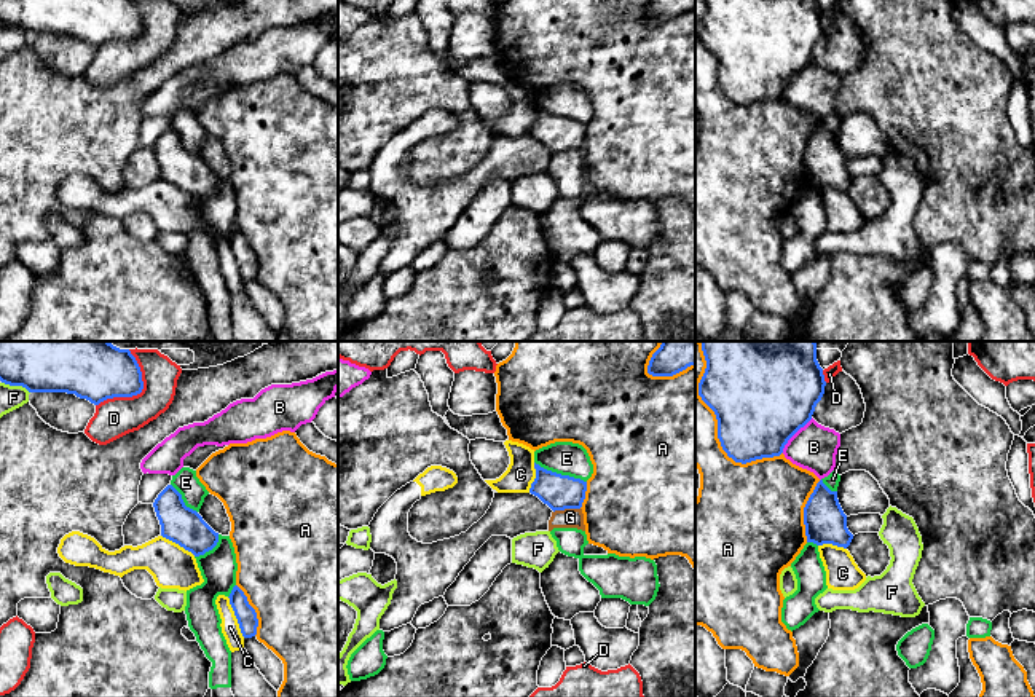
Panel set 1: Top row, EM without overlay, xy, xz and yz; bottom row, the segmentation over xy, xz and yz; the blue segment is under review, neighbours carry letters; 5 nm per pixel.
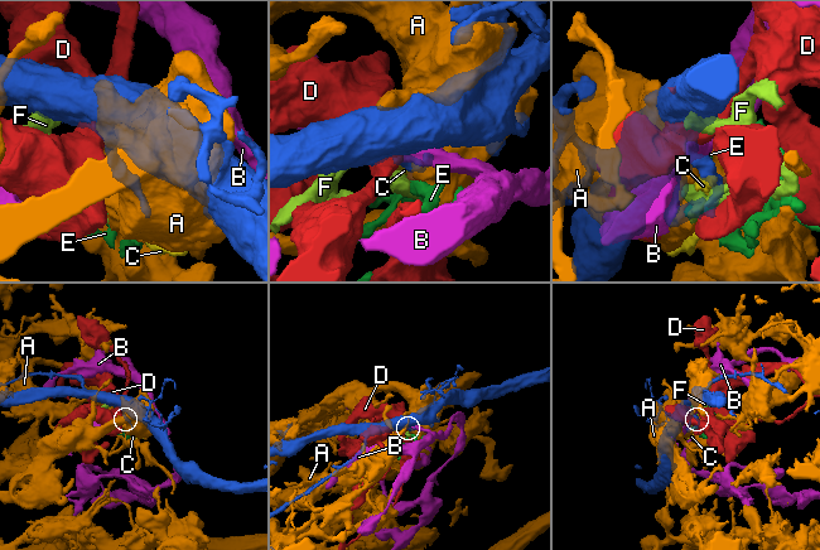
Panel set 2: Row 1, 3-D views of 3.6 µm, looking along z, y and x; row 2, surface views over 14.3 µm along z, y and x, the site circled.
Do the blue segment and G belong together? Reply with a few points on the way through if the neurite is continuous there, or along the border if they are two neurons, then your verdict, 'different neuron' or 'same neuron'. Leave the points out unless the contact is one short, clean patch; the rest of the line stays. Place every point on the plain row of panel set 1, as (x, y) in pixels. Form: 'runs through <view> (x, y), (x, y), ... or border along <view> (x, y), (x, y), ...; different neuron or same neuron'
border along xz (579, 150), (565, 150), (554, 155); different neuron

